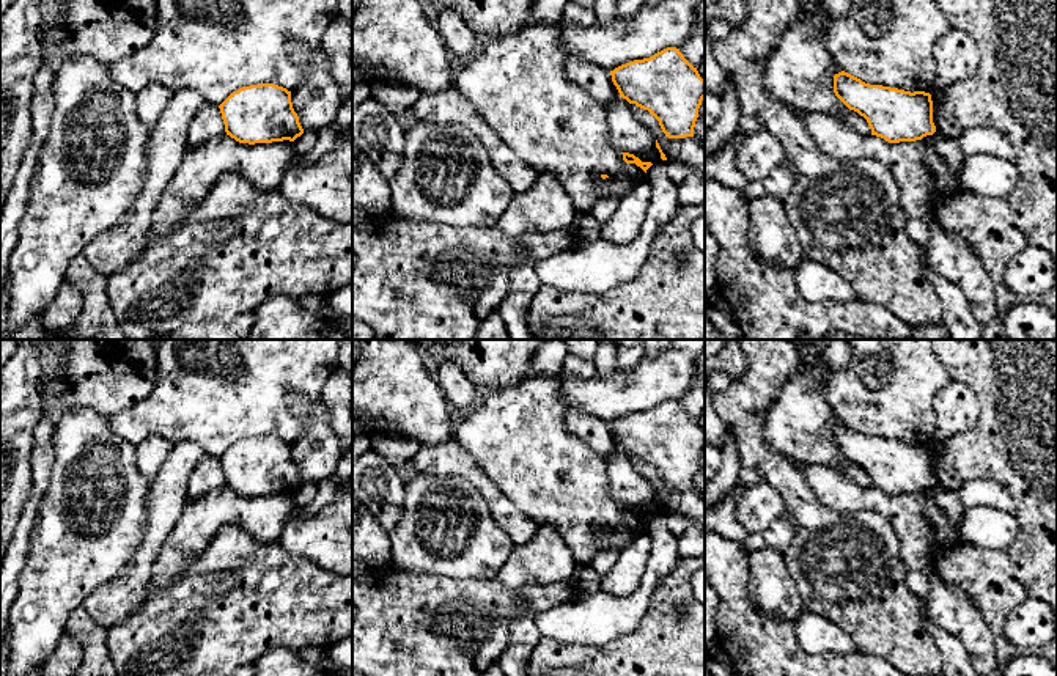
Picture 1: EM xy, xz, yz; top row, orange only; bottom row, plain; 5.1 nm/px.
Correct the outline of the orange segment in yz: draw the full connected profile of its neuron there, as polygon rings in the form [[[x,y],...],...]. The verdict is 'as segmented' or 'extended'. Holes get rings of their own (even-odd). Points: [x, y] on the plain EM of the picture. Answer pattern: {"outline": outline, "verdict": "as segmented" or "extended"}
{"outline": [[[845,423],[834,428],[834,445],[867,472],[871,487],[889,495],[915,494],[936,484],[930,445],[870,437]]], "verdict": "as segmented"}

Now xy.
{"outline": [[[274,435],[242,439],[219,461],[226,487],[239,495],[294,494],[304,486],[291,443]]], "verdict": "as segmented"}

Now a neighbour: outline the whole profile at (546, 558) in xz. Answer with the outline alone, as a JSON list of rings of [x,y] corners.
[[[541,525],[528,544],[516,546],[495,579],[505,590],[568,582],[577,561],[552,525]]]

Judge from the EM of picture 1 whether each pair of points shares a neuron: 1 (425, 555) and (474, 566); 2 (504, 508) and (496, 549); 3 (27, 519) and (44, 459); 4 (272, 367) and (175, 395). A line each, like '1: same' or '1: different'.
1: same
2: different
3: same
4: same

